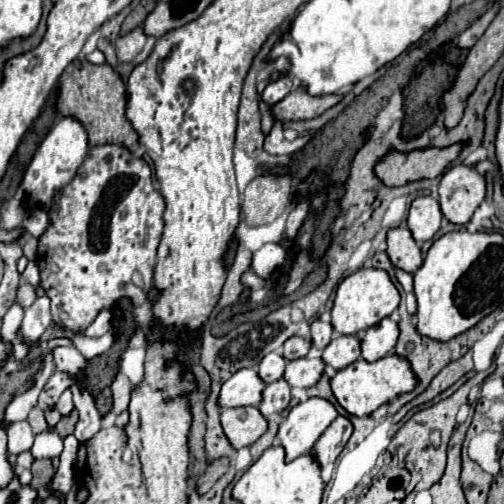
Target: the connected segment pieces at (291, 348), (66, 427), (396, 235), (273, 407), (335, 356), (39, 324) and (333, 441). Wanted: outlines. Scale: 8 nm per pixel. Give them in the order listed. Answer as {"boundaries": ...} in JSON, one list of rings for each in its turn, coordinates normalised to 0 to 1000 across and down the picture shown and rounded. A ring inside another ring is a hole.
{"boundaries":[[[[577,669],[569,673],[569,681],[562,685],[565,696],[562,696],[562,708],[581,716],[581,712],[593,712],[593,708],[605,708],[617,692],[617,673],[601,673],[601,669]]],[[[145,812],[145,815],[141,815],[141,823],[125,827],[125,831],[113,839],[113,847],[105,847],[105,855],[113,855],[121,867],[129,867],[129,863],[145,859],[145,847],[149,847],[149,839],[153,839],[153,815]]],[[[784,450],[768,462],[768,506],[776,522],[808,542],[823,542],[839,526],[839,506],[808,450]]],[[[554,752],[546,760],[534,760],[522,776],[522,796],[514,804],[514,815],[530,827],[538,819],[558,819],[573,808],[577,796],[577,768],[565,752]]],[[[669,665],[637,708],[661,732],[681,732],[716,708],[716,673],[708,665]]],[[[81,585],[81,589],[73,589],[73,597],[58,613],[50,613],[42,665],[54,677],[73,677],[97,641],[101,641],[97,593],[93,593],[93,585]]],[[[669,827],[649,847],[649,855],[637,863],[637,871],[625,879],[625,887],[617,891],[617,899],[645,927],[649,919],[661,919],[673,907],[673,899],[688,883],[696,859],[700,859],[700,839],[688,827]]]]}

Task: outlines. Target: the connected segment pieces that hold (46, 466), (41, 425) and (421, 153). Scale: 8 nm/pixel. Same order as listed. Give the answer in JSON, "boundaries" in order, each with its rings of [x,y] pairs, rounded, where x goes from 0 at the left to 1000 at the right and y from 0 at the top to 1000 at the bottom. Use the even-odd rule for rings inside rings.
{"boundaries":[[[[73,911],[62,927],[65,935],[65,954],[62,954],[62,966],[69,966],[73,974],[93,974],[93,958],[101,954],[105,946],[105,923],[101,923],[101,911]]],[[[65,812],[65,815],[58,819],[54,835],[62,839],[62,847],[65,847],[65,859],[69,859],[69,863],[93,851],[93,835],[89,835],[89,823],[85,823],[77,812]]],[[[927,280],[891,292],[819,296],[812,304],[772,296],[744,323],[744,351],[752,351],[768,371],[792,371],[831,355],[863,355],[911,312],[923,288]]]]}

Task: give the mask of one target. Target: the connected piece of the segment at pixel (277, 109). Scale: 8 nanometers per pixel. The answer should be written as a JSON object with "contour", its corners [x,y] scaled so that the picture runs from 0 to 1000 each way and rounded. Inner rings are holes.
{"contour":[[[585,161],[577,185],[550,208],[542,208],[542,228],[546,236],[565,240],[593,240],[593,236],[625,236],[653,212],[669,208],[681,196],[677,185],[669,188],[613,188],[609,177]]]}

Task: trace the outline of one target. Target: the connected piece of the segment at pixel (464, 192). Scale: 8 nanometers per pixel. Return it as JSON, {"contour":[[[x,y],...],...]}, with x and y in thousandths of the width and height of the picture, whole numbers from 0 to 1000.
{"contour":[[[919,323],[879,343],[871,363],[871,407],[895,442],[927,442],[962,395],[962,351]]]}

